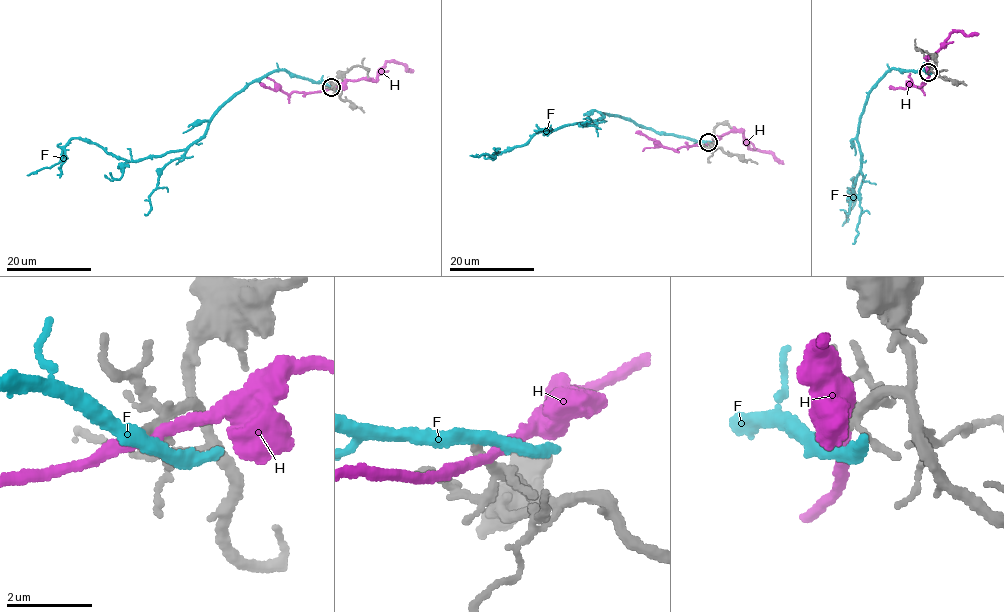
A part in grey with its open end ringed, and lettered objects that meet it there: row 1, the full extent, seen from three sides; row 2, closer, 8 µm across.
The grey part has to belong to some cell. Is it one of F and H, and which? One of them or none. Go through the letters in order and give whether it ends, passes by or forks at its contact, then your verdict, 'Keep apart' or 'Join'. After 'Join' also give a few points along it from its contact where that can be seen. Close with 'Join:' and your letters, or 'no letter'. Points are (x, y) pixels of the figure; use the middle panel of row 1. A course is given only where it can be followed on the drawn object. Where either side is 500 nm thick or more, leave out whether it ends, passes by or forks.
F: It passes by. Keep apart
H: It passes by. Keep apart
Join: no letter

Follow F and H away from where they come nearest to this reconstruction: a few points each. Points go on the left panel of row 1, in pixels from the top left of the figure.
F: (332, 88), (277, 69), (237, 92), (206, 133), (185, 149), (126, 161), (73, 138), (57, 163), (27, 175)
H: (333, 87), (348, 80), (375, 81), (387, 62), (401, 62), (406, 70), (413, 71)

